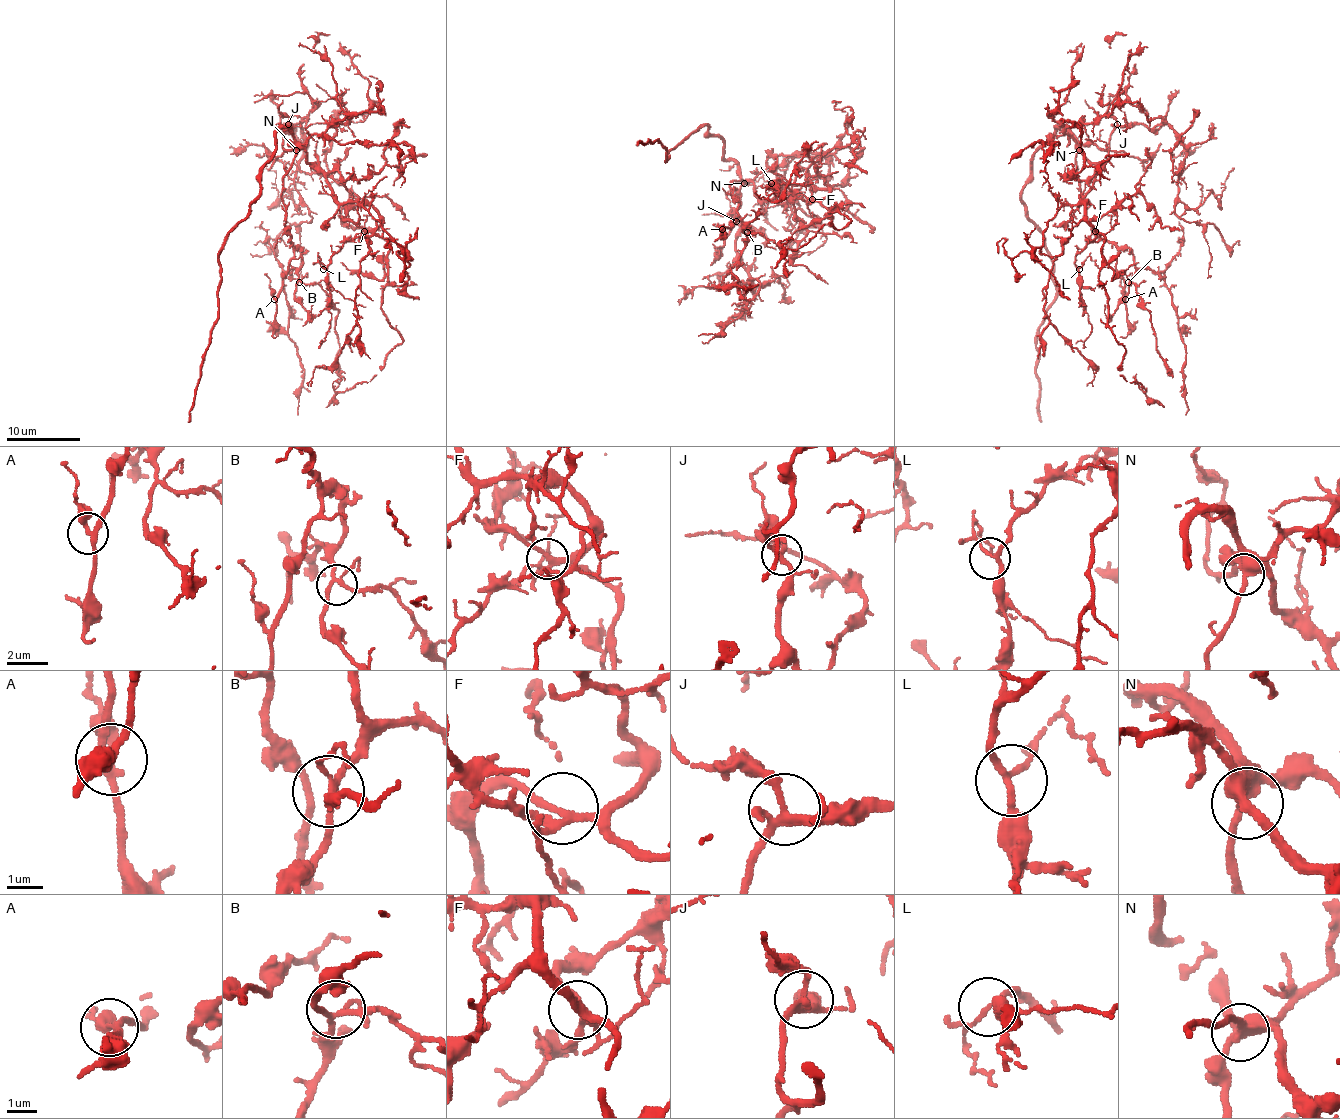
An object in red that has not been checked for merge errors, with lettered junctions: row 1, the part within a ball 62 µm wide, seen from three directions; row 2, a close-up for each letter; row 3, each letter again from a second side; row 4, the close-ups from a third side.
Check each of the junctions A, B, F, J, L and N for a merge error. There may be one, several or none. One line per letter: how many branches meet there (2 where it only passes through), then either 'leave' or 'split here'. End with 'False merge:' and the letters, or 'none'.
A: 3 | leave
B: 4 | leave
F: 4 | leave
J: 4 | leave
L: 3 | leave
N: 4 | leave
False merge: none

